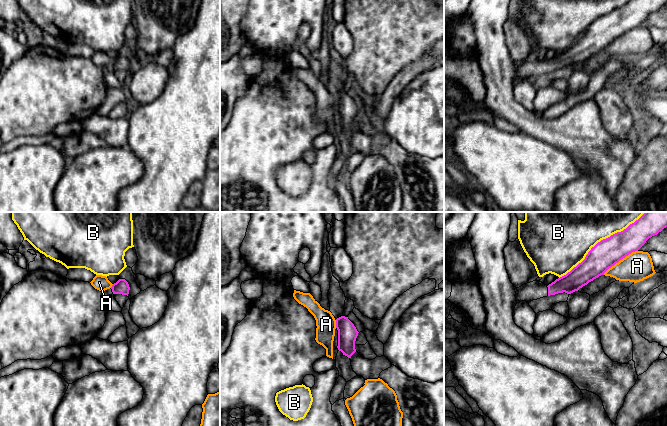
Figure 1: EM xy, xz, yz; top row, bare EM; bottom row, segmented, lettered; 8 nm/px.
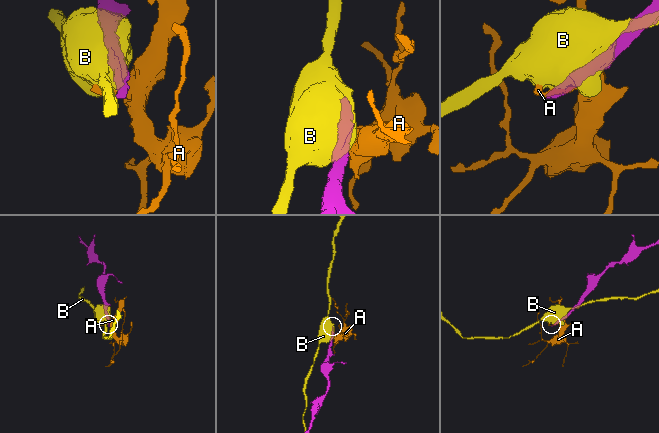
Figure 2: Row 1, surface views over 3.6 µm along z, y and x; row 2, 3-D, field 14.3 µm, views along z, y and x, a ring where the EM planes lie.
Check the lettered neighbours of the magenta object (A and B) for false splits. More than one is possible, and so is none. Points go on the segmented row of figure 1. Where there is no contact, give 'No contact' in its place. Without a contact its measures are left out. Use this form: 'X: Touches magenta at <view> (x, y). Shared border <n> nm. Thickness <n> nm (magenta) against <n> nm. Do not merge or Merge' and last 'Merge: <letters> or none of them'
A: Touches magenta at yz (620, 259). Shared border 340 nm. Thickness 220 nm (magenta) against 240 nm. Do not merge
B: Touches magenta at yz (601, 240). Shared border 900 nm. Thickness 220 nm (magenta) against 500 nm. Do not merge
Merge: none of them

